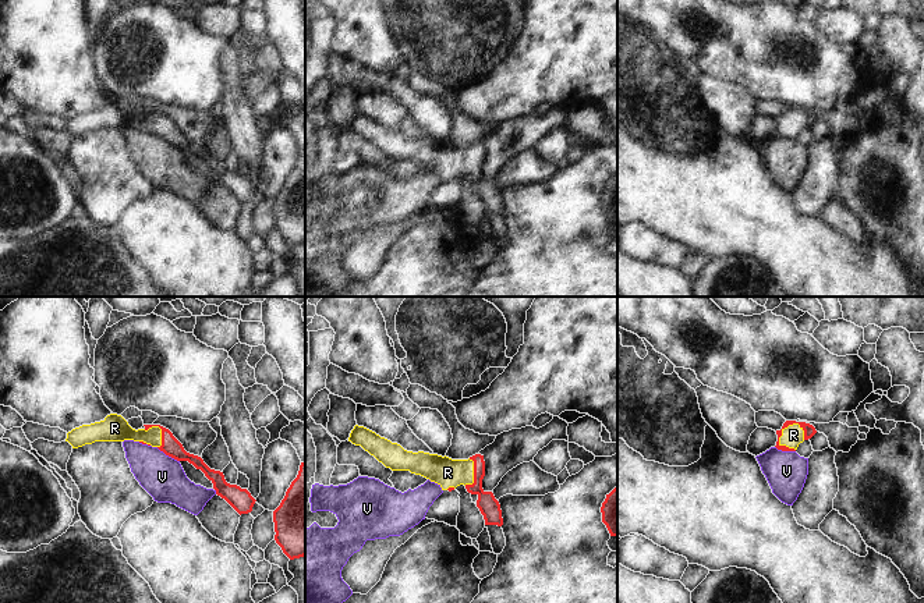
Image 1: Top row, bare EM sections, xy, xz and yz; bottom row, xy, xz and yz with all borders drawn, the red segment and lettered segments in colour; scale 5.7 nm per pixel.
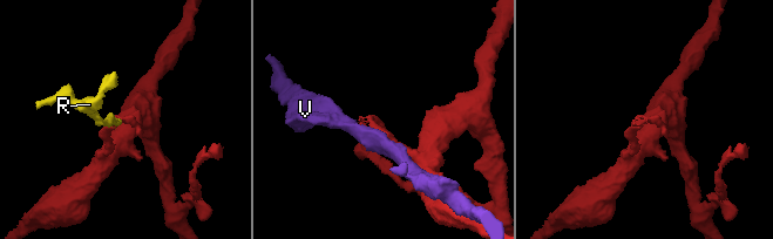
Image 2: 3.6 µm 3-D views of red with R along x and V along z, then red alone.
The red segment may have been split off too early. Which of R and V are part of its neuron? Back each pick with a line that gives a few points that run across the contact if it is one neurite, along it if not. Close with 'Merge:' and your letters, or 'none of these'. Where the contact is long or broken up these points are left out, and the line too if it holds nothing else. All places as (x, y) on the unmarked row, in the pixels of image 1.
R: Line: yz (809, 117), (793, 112), (779, 124), (793, 123)
Merge: R.

